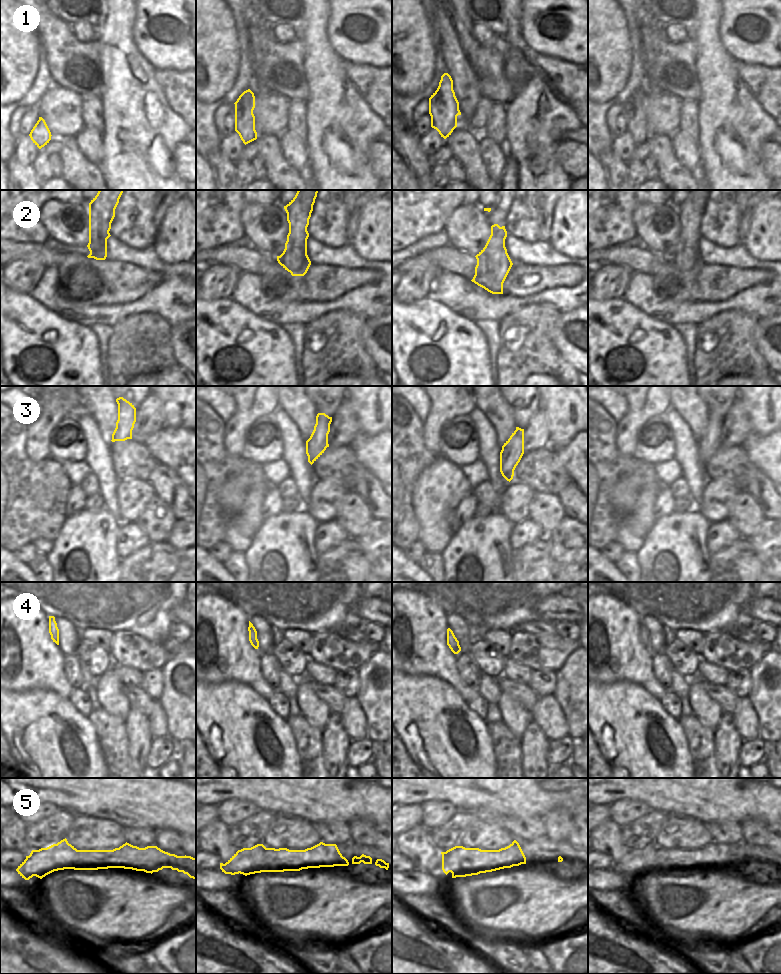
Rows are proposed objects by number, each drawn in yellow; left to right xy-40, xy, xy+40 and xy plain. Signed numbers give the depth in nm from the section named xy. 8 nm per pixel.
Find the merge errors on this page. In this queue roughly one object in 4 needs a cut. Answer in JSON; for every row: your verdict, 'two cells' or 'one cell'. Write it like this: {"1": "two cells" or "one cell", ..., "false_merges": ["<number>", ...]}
{"1": "one cell", "2": "one cell", "3": "one cell", "4": "one cell", "5": "two cells", "false_merges": ["5"]}

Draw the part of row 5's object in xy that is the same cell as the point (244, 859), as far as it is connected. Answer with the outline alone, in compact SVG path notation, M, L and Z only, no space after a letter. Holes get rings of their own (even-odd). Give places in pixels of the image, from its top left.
M257 844L251 848L238 850L225 864L220 863L220 869L225 874L243 874L248 875L248 870L253 866L259 866L264 863L264 853L266 847L263 844Z

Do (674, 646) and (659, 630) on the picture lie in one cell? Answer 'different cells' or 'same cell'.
different cells

